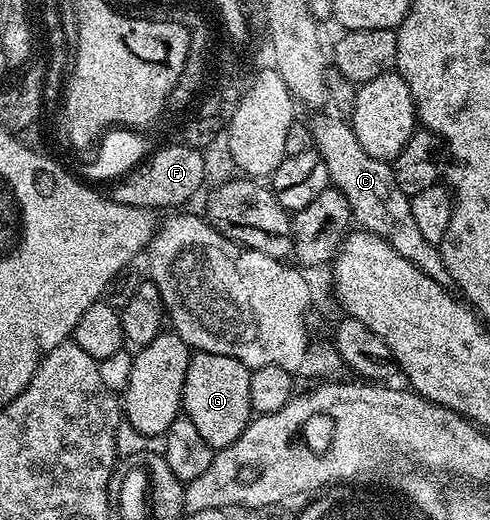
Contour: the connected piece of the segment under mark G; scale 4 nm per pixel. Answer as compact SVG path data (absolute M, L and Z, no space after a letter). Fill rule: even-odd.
M196 352L189 363L183 388L182 412L193 419L197 431L218 451L234 443L245 431L253 414L249 403L249 375L251 370L229 355Z

